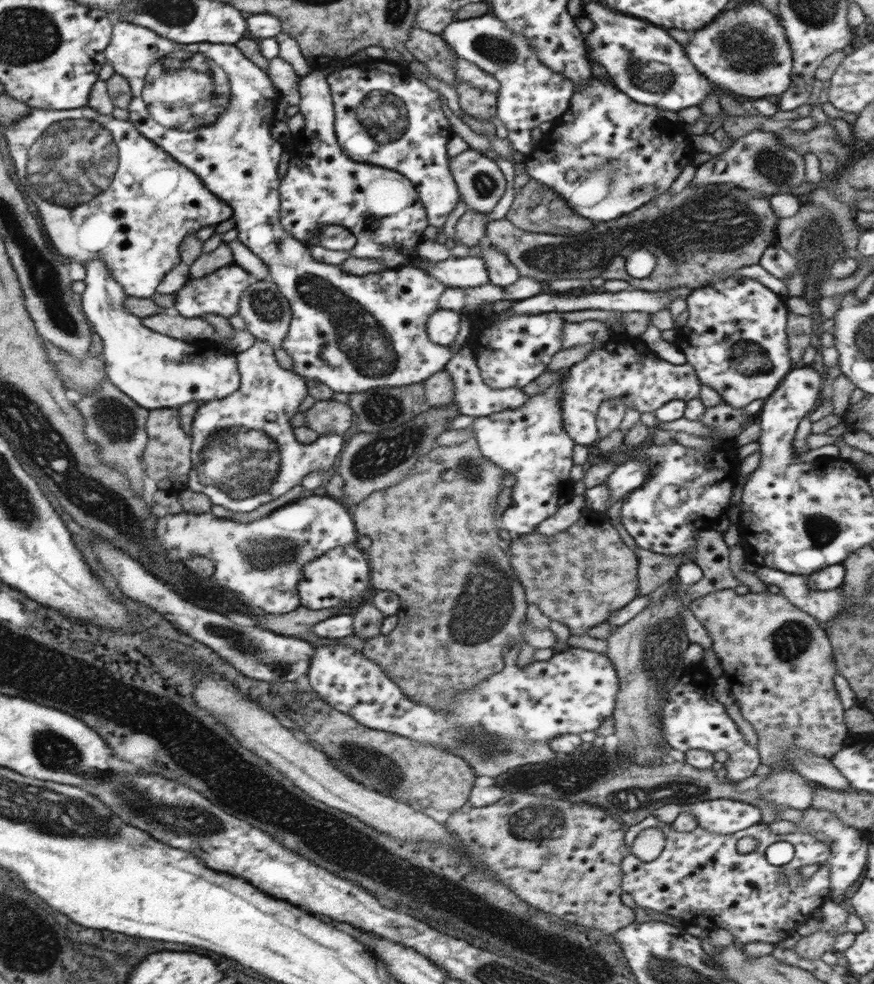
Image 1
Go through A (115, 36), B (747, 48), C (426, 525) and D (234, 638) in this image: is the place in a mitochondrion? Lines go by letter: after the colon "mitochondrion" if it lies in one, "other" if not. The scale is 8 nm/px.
A: other
B: mitochondrion
C: other
D: mitochondrion

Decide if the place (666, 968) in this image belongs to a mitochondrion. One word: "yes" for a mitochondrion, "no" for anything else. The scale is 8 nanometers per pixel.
yes

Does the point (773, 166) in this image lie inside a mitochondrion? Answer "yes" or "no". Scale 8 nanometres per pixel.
yes

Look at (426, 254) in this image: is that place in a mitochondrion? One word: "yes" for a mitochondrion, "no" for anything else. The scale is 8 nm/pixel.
no

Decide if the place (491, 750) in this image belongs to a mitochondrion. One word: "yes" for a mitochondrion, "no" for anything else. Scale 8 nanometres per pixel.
yes

